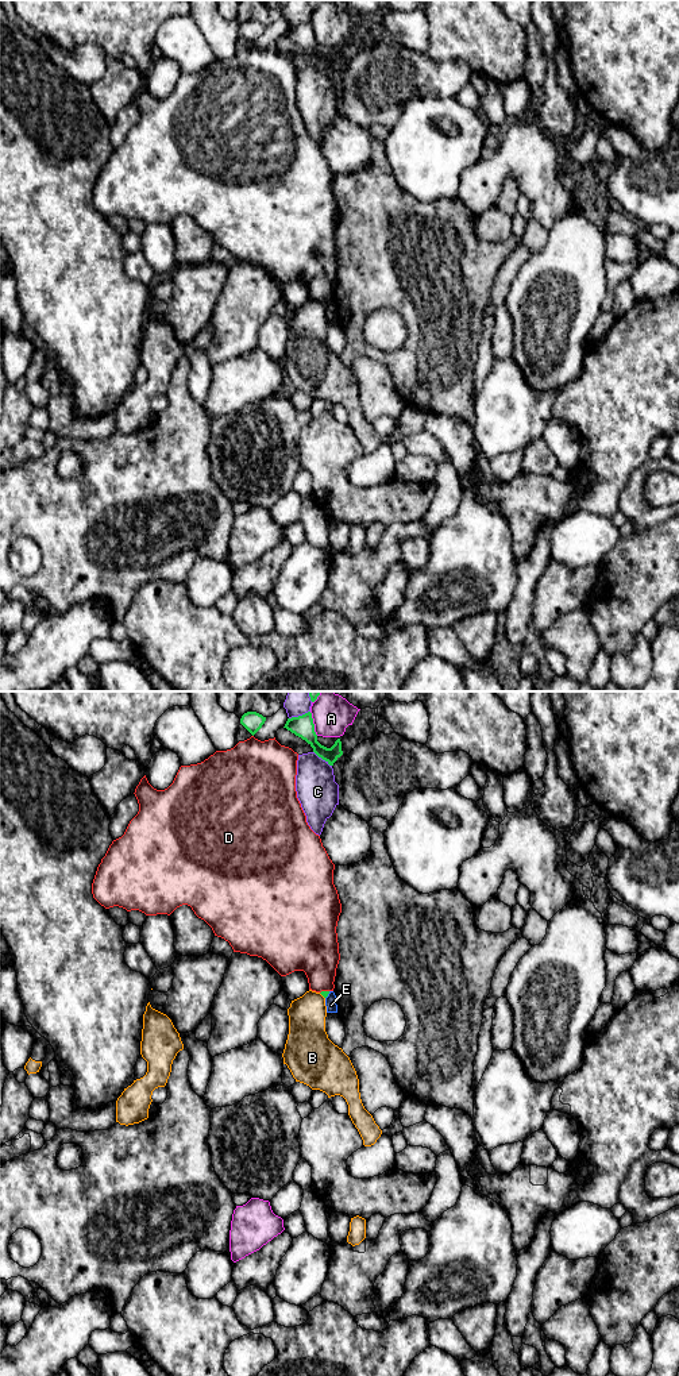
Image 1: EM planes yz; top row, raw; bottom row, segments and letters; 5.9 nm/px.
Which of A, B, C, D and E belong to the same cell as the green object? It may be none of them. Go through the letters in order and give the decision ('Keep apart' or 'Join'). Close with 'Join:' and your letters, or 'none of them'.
A: Keep apart
B: Keep apart
C: Keep apart
D: Keep apart
E: Keep apart
Join: none of them

